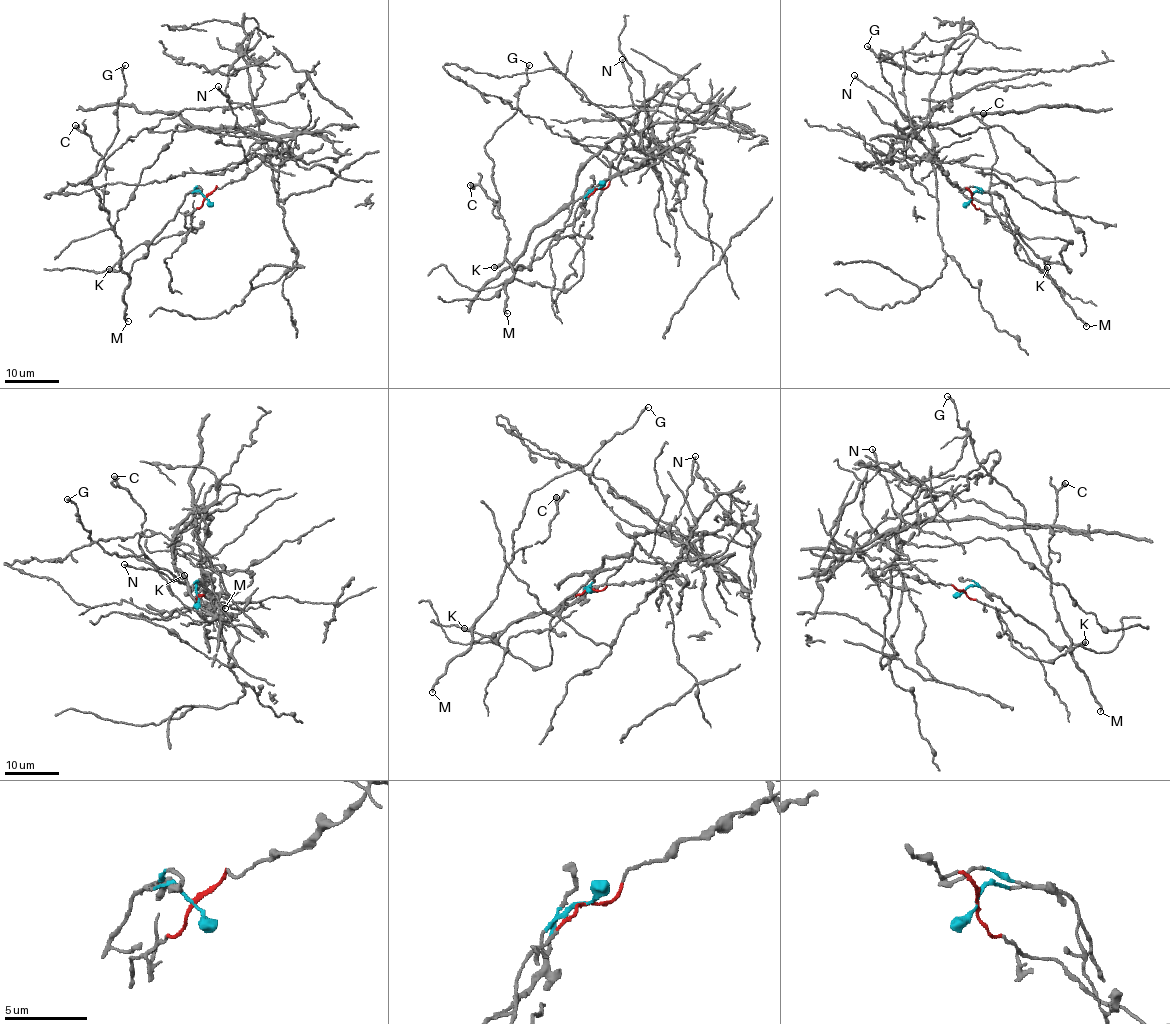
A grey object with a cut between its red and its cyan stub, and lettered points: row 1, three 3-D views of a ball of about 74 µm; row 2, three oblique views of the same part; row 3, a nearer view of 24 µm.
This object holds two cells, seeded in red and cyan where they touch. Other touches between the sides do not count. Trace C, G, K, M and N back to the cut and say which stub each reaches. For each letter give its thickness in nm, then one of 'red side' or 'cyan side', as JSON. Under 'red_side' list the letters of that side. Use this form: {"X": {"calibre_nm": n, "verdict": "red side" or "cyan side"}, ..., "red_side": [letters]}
{"C": {"calibre_nm": 550, "verdict": "cyan side"}, "G": {"calibre_nm": 140, "verdict": "cyan side"}, "K": {"calibre_nm": 440, "verdict": "cyan side"}, "M": {"calibre_nm": 220, "verdict": "cyan side"}, "N": {"calibre_nm": 170, "verdict": "red side"}, "red_side": ["N"]}

